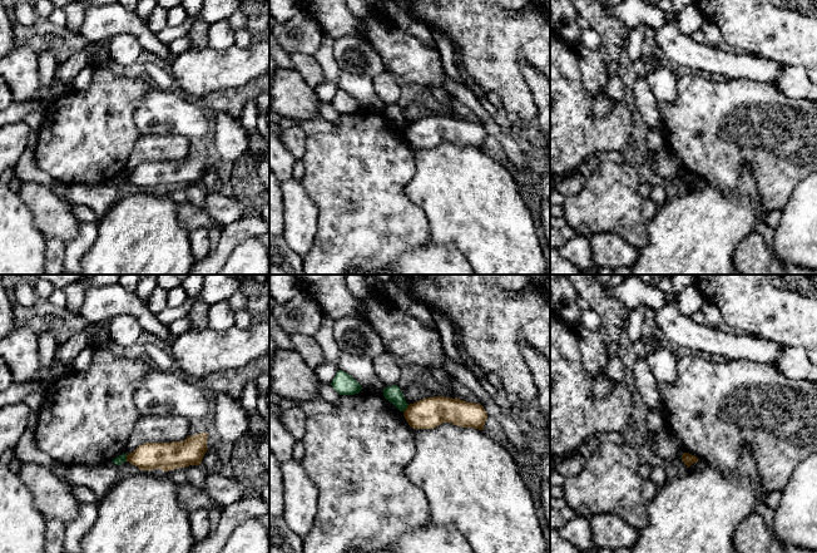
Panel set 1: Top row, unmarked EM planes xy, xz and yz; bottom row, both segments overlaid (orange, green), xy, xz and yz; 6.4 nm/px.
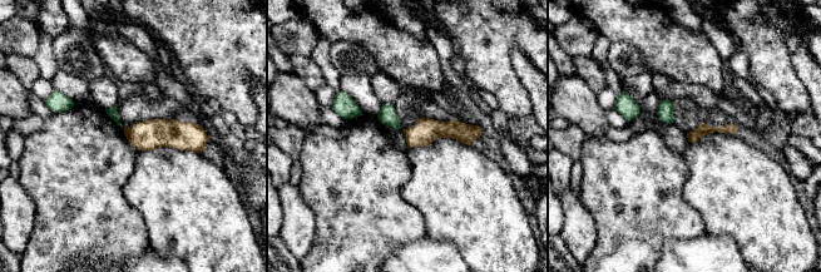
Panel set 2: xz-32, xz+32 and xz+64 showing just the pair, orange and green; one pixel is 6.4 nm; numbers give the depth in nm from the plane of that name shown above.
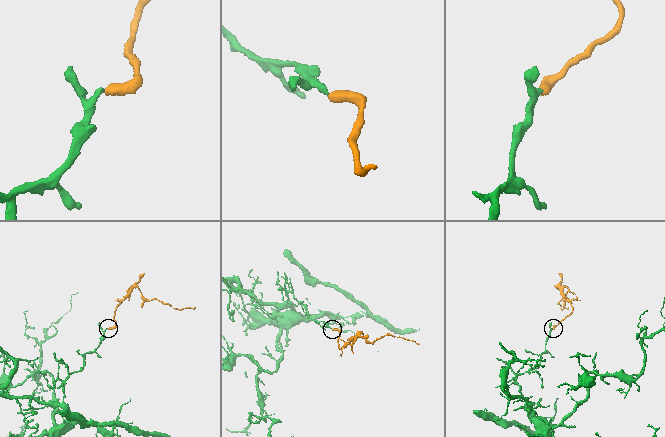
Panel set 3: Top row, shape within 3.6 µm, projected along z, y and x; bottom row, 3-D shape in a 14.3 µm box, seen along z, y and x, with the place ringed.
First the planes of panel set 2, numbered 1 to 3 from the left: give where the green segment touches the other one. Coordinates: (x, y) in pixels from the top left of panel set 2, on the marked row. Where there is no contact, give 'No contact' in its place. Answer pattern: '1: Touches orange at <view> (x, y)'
1: No contact
2: No contact
3: No contact

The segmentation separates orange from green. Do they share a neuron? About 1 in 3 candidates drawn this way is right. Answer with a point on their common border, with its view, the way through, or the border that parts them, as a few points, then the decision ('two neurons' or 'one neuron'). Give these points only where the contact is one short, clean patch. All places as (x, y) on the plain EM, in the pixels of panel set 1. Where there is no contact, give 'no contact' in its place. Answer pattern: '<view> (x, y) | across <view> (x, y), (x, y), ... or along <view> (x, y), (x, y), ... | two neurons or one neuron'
xz (406, 128) | along xz (409, 124), (404, 131) | two neurons

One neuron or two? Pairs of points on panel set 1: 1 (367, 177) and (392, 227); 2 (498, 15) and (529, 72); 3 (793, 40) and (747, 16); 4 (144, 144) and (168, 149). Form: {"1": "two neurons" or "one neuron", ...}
{"1": "one neuron", "2": "two neurons", "3": "one neuron", "4": "one neuron"}

